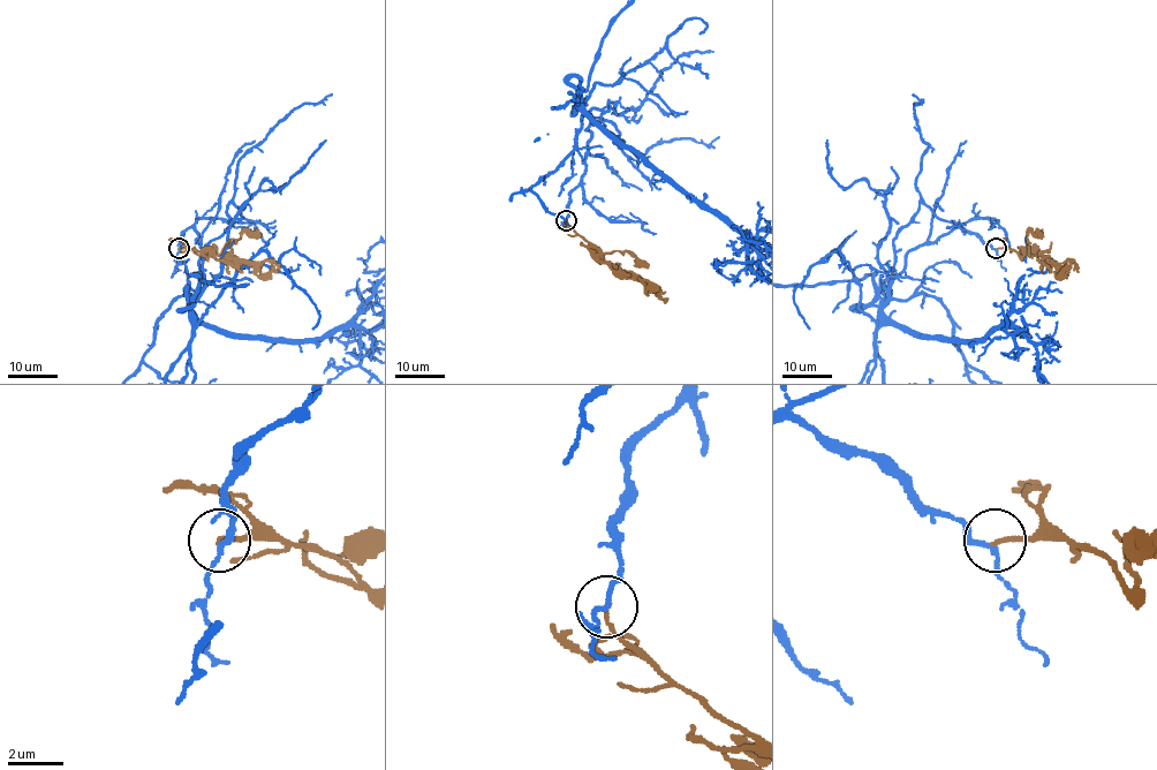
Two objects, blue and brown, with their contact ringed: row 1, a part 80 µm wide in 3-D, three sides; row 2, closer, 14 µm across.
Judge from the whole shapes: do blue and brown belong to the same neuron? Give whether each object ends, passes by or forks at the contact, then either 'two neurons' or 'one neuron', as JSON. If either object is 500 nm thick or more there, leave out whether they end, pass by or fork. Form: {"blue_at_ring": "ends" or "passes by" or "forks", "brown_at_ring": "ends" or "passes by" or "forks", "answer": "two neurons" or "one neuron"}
{"blue_at_ring": "passes by", "brown_at_ring": "ends", "answer": "two neurons"}

